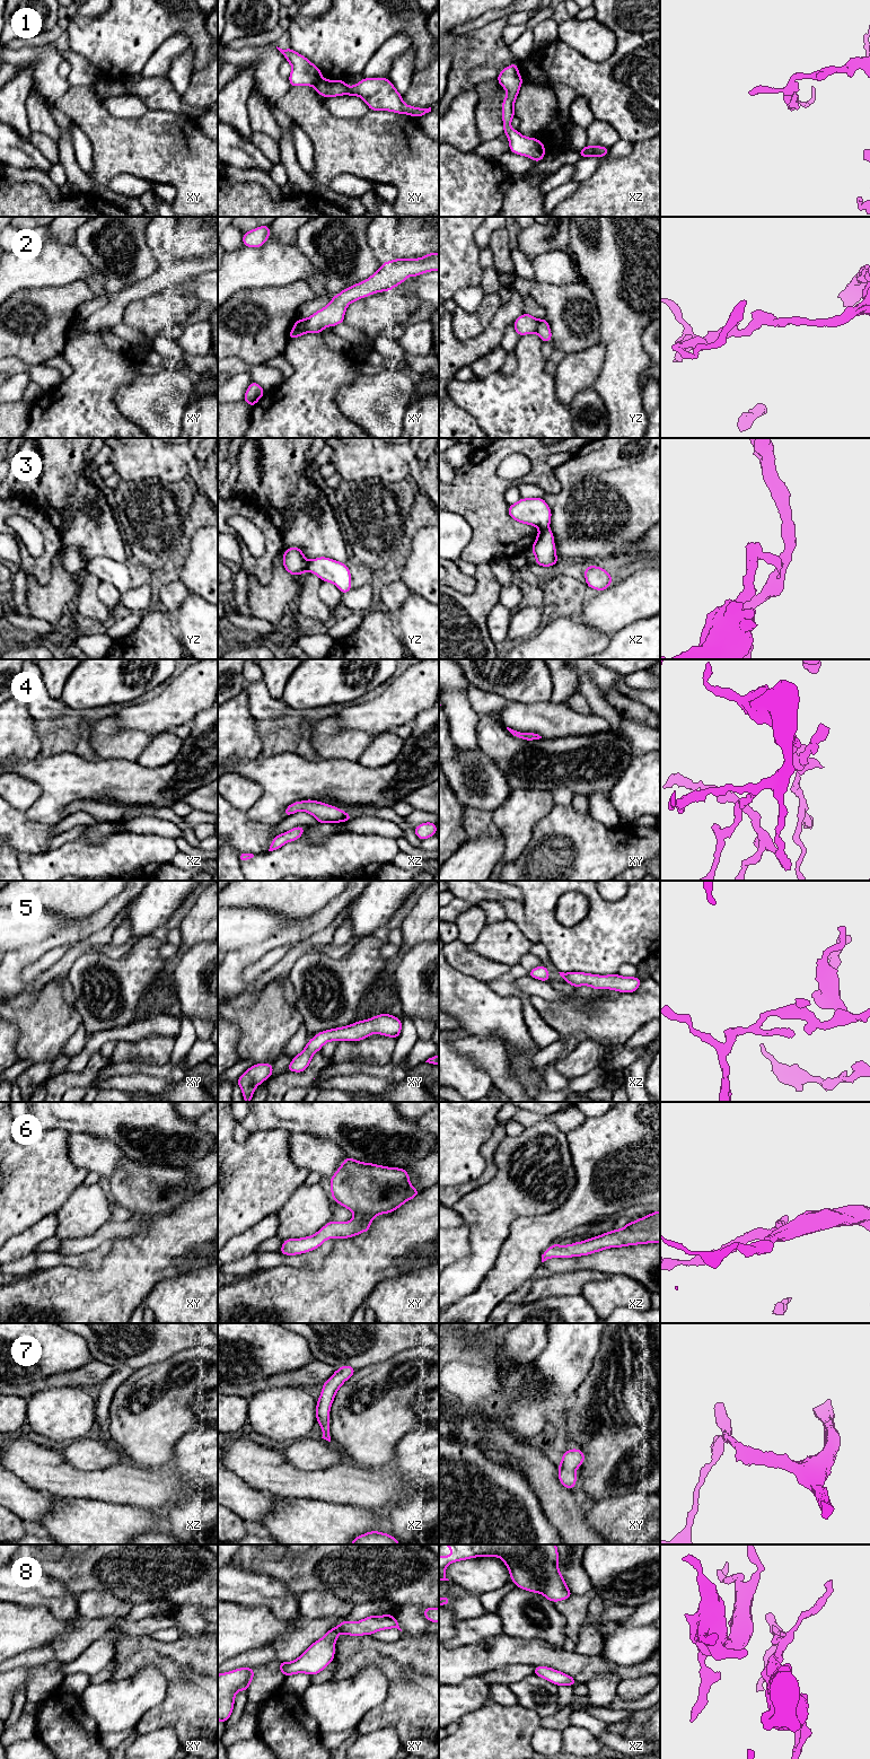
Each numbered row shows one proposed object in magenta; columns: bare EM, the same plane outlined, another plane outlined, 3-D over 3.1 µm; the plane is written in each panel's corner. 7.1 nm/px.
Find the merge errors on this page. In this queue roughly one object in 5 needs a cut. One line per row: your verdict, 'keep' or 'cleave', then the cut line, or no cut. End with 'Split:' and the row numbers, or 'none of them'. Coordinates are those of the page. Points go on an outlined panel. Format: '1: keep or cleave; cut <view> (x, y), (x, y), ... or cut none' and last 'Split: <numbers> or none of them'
1: cleave; cut xy (322, 78), (314, 86)
2: cleave; cut xy (298, 318), (307, 332)
3: cleave; cut yz (309, 561), (306, 570)
4: keep; cut none
5: keep; cut none
6: keep; cut none
7: keep; cut none
8: keep; cut none
Split: 1, 2, 3

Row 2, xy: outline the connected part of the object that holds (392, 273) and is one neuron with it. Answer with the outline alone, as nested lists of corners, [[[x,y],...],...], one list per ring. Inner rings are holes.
[[[429,253],[421,259],[396,259],[383,262],[383,265],[368,279],[355,283],[339,295],[331,303],[308,318],[301,320],[301,327],[310,333],[323,333],[323,329],[344,322],[349,304],[380,291],[389,291],[403,283],[407,275],[416,277],[439,270],[439,253]]]

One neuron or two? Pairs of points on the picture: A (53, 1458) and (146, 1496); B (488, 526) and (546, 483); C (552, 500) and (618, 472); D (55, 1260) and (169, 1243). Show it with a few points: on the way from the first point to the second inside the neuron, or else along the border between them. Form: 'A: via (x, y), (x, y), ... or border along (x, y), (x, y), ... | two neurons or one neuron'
A: via (75, 1481), (79, 1485), (122, 1485) | one neuron
B: via (488, 493), (488, 466), (504, 449), (527, 451) | one neuron
C: via (569, 488), (585, 473), (602, 473) | one neuron
D: border along (62, 1265), (36, 1271) | two neurons

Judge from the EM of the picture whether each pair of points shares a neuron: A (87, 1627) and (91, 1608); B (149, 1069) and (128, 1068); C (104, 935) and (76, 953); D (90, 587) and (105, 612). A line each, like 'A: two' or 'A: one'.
A: two
B: one
C: one
D: one

